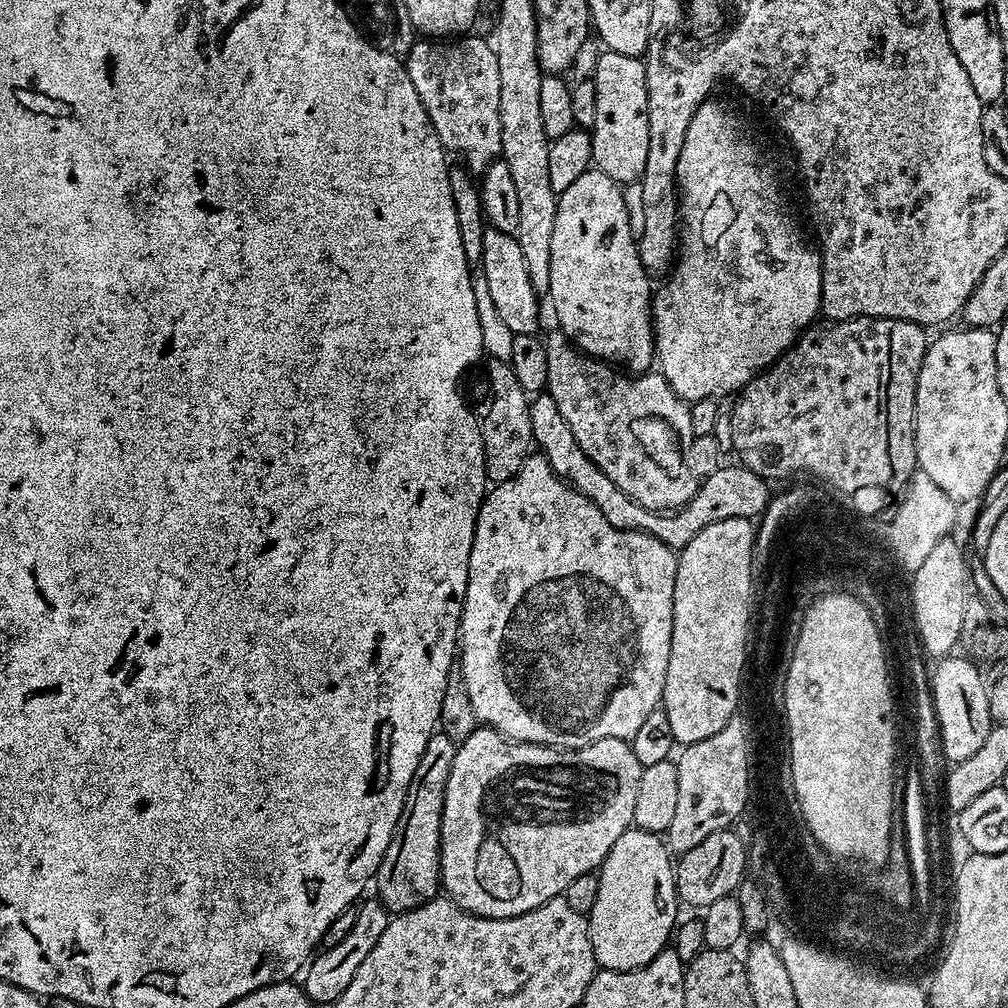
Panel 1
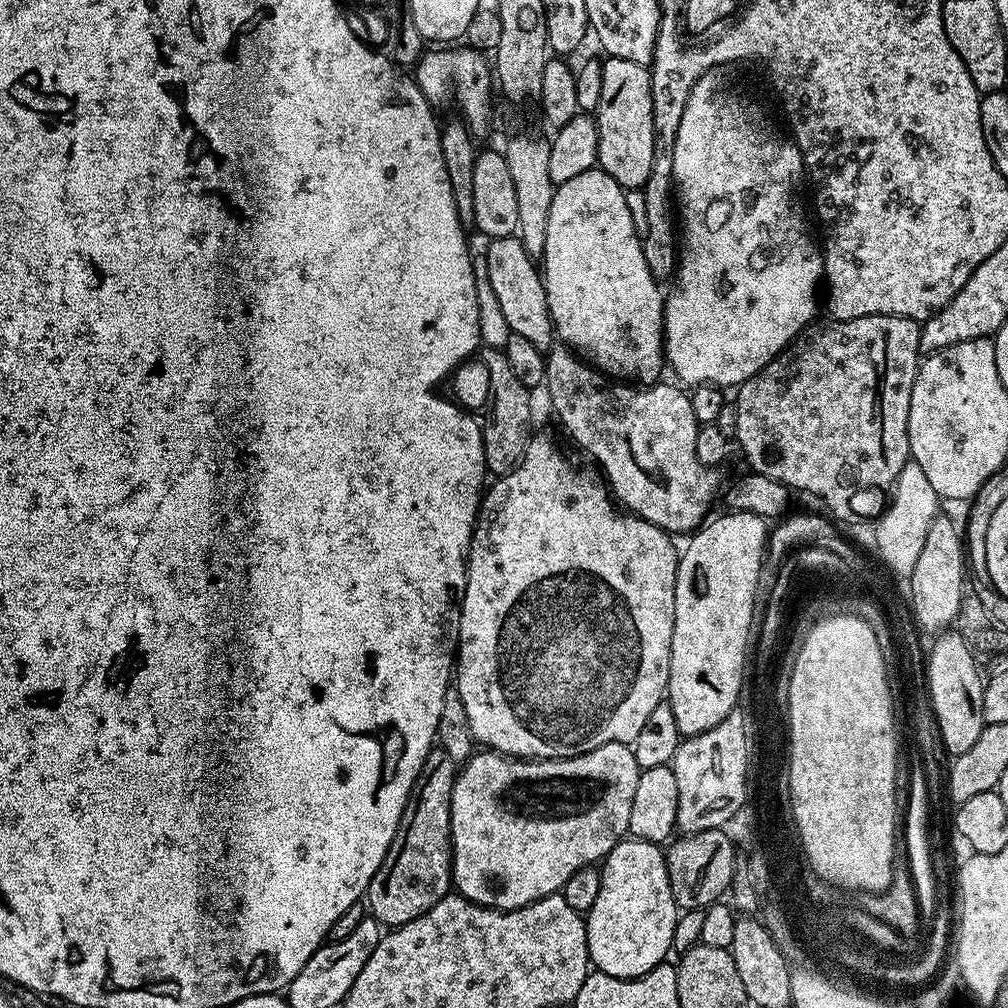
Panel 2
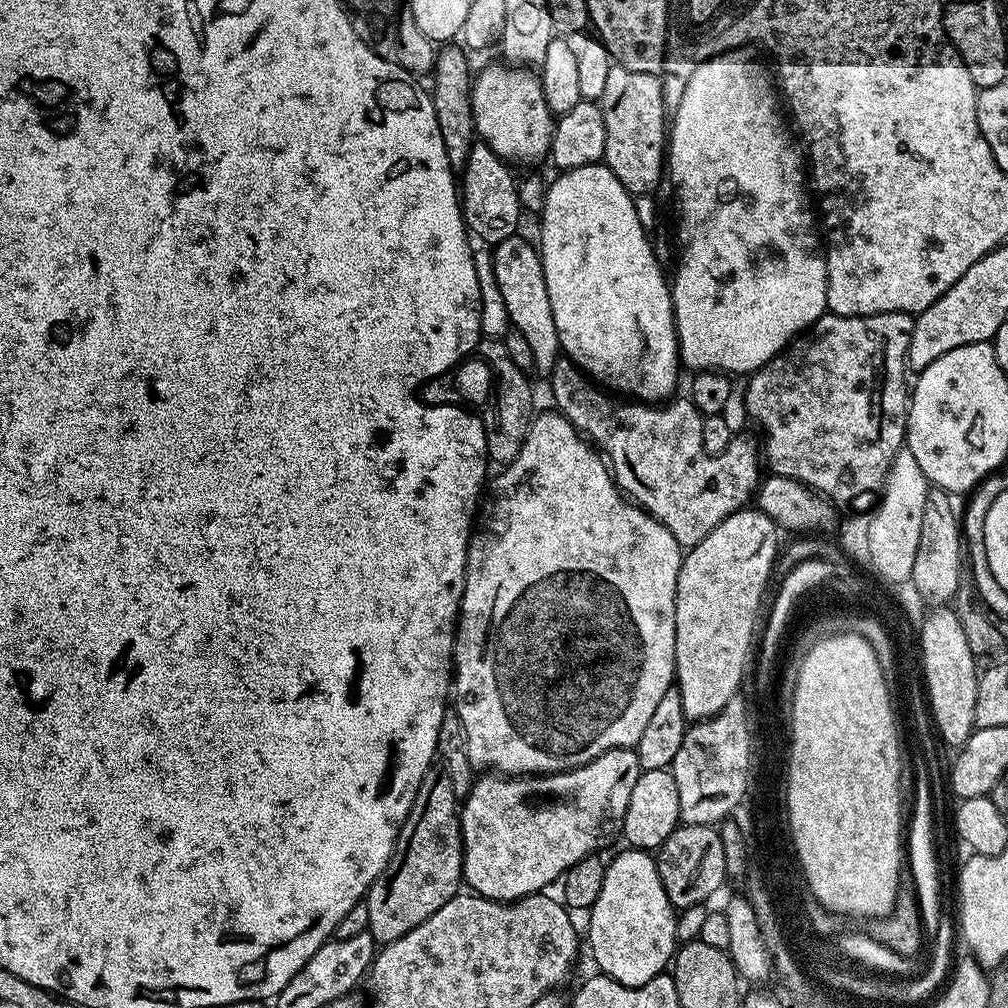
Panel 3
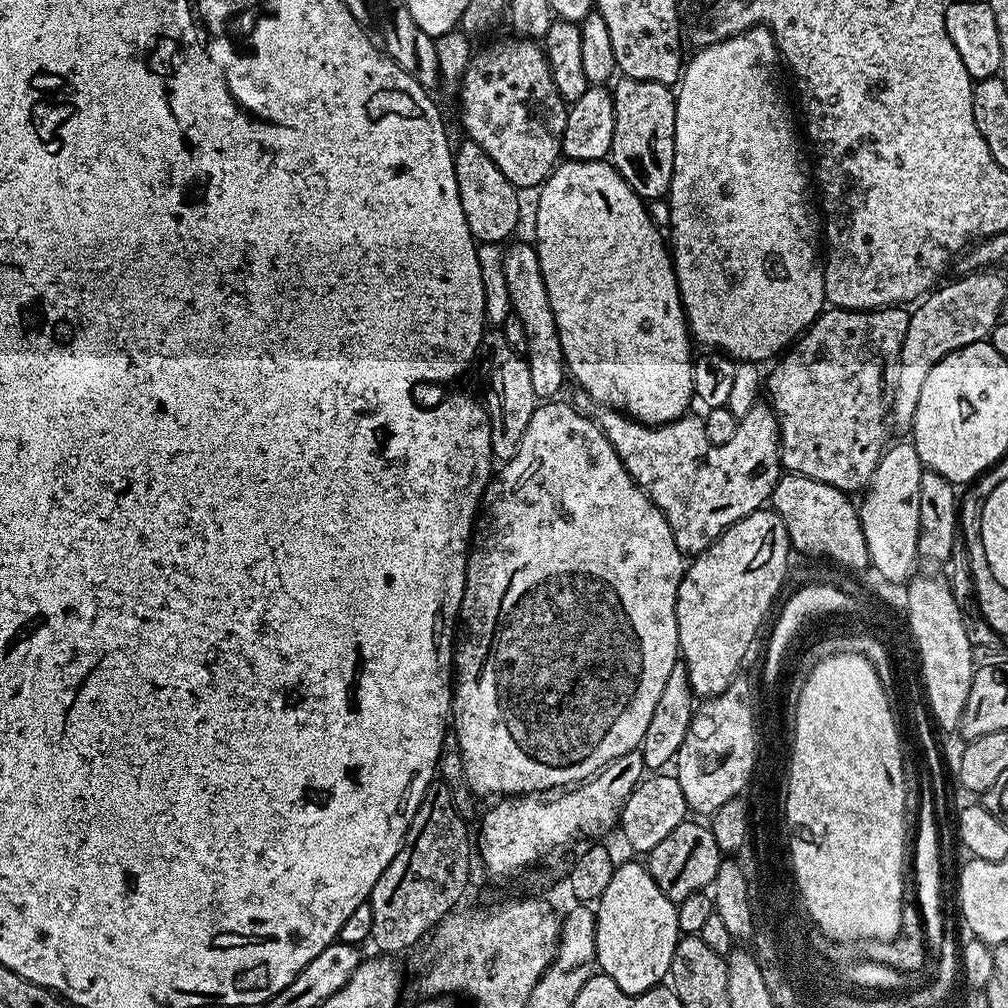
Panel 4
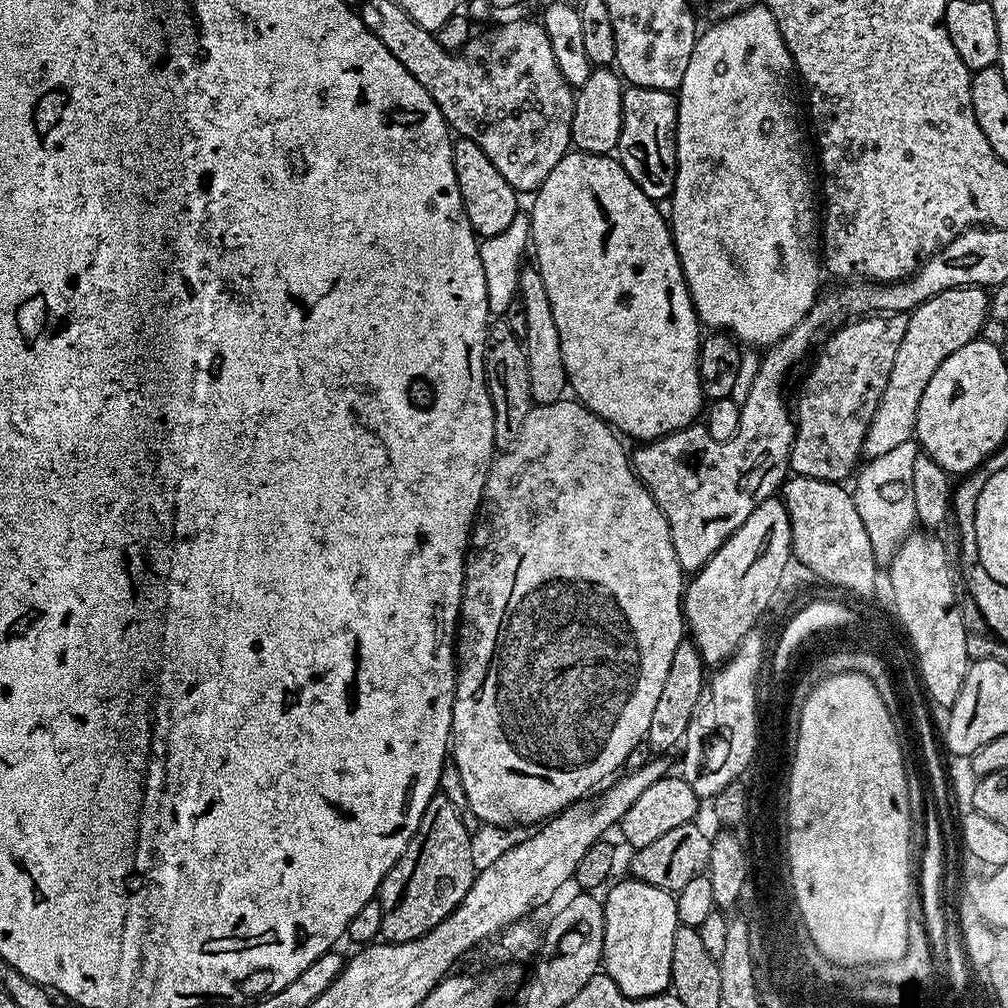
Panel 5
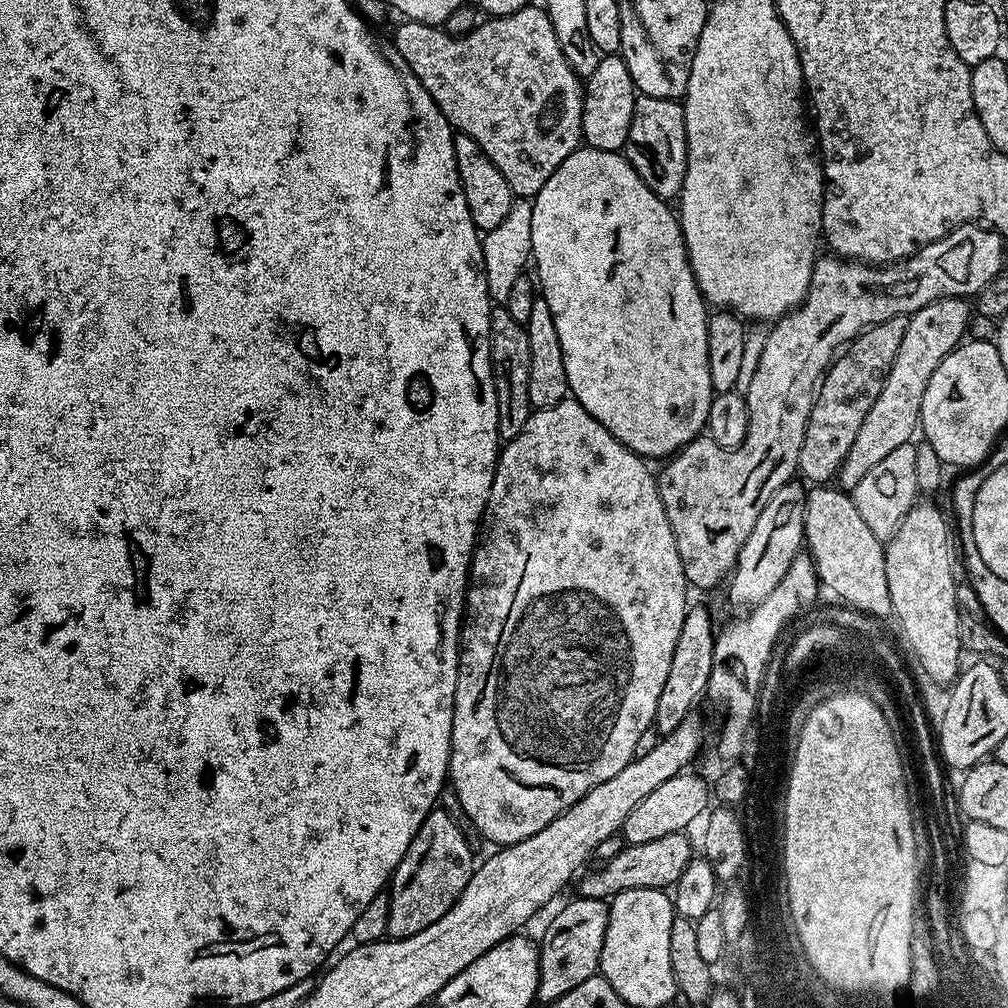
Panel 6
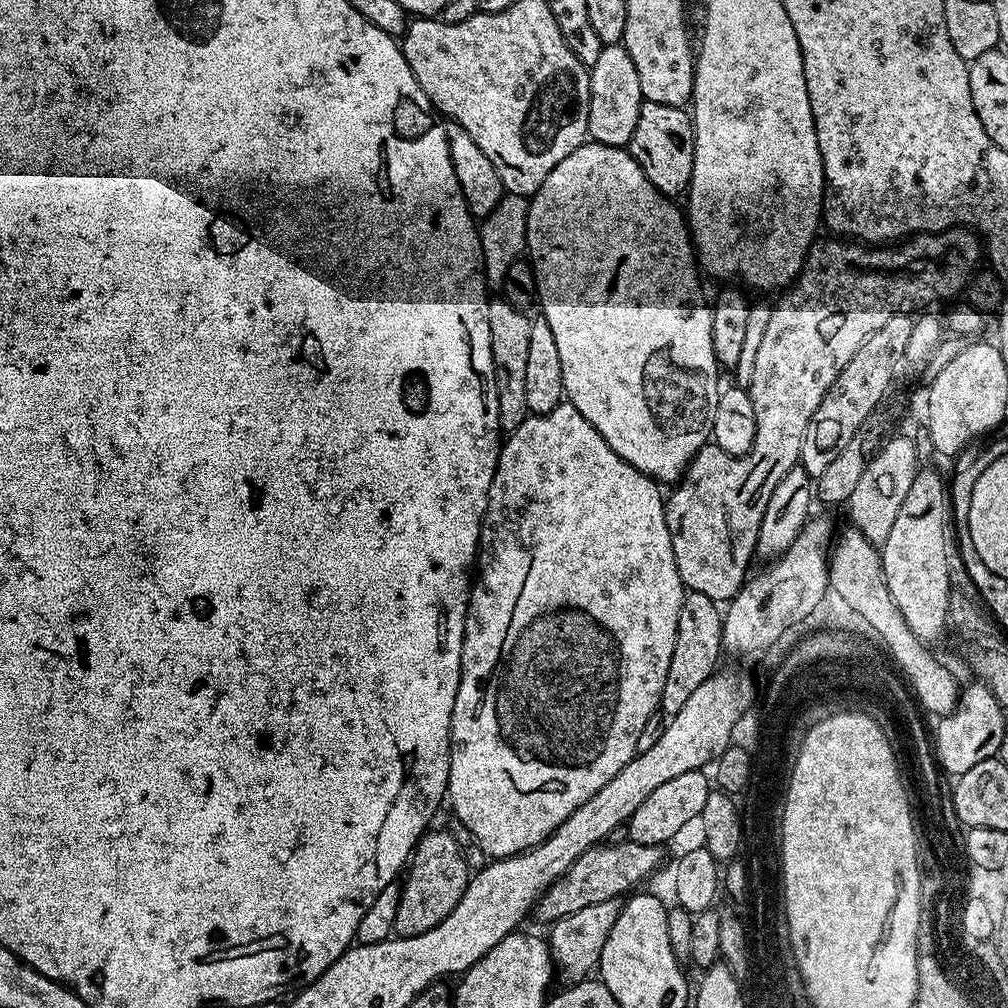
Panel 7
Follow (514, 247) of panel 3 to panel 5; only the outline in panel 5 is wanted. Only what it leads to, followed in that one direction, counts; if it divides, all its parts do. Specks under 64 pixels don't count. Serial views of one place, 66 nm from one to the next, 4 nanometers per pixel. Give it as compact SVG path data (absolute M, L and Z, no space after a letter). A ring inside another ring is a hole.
M521 267L518 302L526 314L526 334L522 339L524 348L528 351L532 403L533 405L553 404L565 395L568 388L568 375L566 366L562 362L562 342L558 338L558 326L554 323L554 310L550 310L550 298L546 295L546 282L542 282L539 268Z

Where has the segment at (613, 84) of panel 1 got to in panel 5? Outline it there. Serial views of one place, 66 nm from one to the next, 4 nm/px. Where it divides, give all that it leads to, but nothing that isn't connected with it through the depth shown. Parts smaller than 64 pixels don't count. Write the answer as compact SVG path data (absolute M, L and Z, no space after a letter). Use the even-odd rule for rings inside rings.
M625 87L622 98L622 130L616 143L615 155L626 174L634 178L638 190L651 200L658 201L671 197L676 181L676 106L678 100L671 92L649 88Z

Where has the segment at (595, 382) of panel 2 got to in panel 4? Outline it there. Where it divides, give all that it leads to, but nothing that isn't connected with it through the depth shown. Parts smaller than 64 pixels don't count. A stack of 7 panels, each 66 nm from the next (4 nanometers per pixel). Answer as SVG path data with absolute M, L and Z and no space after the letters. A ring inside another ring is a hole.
M758 402L750 414L739 417L734 438L725 444L692 444L692 420L688 414L669 424L653 426L641 424L639 420L614 408L600 406L595 410L596 425L614 446L622 466L626 466L633 480L658 506L658 510L662 510L674 534L674 542L685 554L705 552L727 528L734 526L734 522L746 518L751 512L761 511L771 501L774 486L780 481L780 427L776 413L767 403Z

